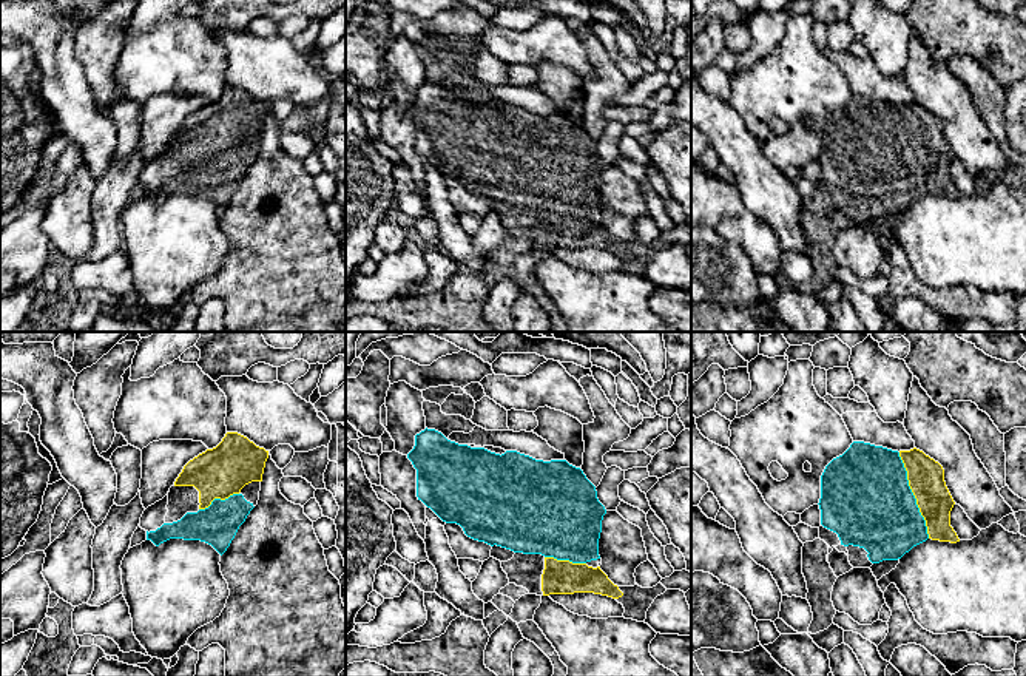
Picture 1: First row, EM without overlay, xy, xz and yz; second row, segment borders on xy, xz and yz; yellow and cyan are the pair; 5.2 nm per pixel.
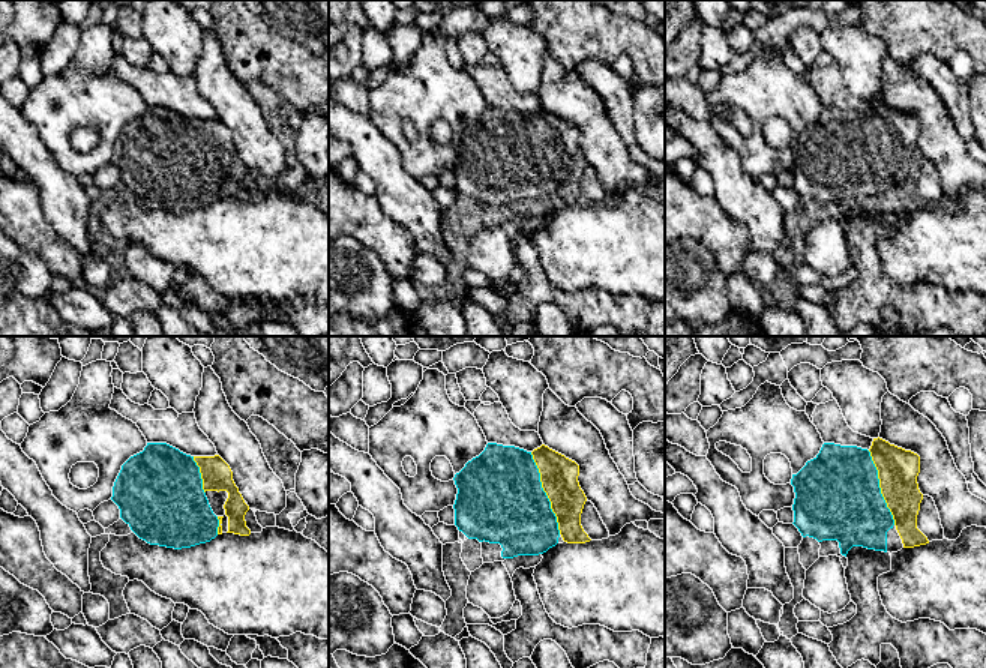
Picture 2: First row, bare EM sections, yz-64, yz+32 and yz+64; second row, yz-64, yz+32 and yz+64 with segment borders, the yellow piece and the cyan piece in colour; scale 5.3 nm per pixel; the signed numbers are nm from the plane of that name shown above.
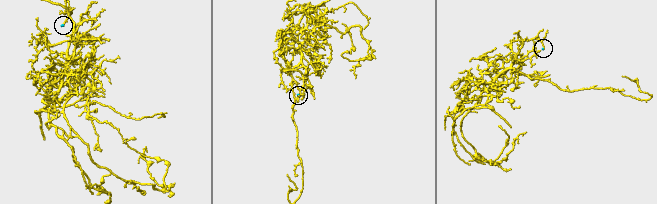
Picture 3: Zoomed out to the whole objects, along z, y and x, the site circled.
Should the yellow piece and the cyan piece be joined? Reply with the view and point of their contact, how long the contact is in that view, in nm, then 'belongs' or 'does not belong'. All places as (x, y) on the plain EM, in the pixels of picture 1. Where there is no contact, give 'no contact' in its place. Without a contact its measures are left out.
contact yz (914, 148); length 480 nm; belongs

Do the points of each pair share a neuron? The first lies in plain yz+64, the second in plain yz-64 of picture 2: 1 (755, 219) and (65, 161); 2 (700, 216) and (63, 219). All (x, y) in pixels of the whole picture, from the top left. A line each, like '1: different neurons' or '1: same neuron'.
1: different neurons
2: different neurons

